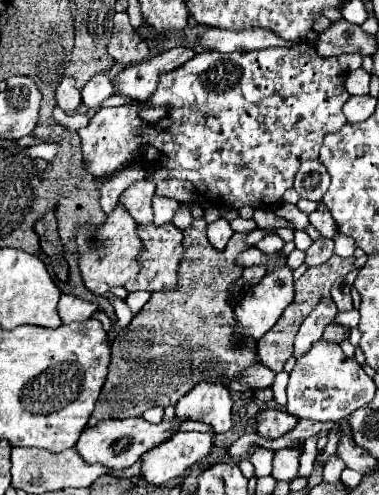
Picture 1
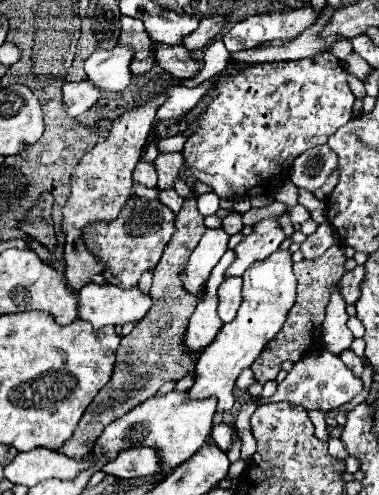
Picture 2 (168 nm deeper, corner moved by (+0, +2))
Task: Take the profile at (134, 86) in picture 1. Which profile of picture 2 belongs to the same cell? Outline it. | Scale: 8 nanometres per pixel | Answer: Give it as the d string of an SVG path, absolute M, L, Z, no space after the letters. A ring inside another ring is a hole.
M205 16L205 18L201 20L199 28L197 28L195 32L191 32L189 36L183 38L183 46L185 46L189 52L207 46L207 44L223 30L225 20L229 20L229 16Z

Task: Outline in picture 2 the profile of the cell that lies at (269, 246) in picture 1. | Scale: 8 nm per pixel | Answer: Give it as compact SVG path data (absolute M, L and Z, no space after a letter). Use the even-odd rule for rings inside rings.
M275 218L261 220L253 226L253 232L245 236L245 240L235 248L237 260L235 264L231 264L231 268L227 268L227 276L243 276L245 268L249 268L257 260L269 258L283 240L285 234Z

